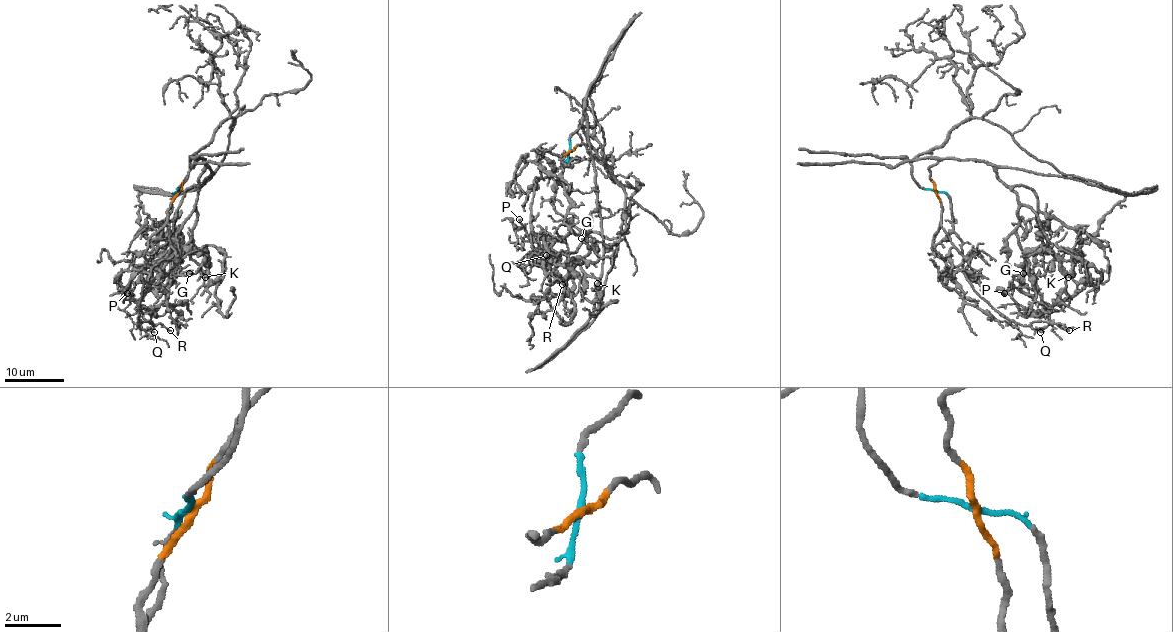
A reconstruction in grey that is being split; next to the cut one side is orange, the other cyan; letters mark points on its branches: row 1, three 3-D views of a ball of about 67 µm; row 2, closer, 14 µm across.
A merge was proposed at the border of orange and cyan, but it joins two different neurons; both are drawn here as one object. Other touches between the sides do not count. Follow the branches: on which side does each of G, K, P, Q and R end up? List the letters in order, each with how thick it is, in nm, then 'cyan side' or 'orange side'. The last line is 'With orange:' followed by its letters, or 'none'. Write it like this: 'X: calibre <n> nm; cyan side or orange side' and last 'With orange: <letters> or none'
G: calibre 130 nm; orange side
K: calibre 440 nm; orange side
P: calibre 150 nm; orange side
Q: calibre 120 nm; cyan side
R: calibre 110 nm; cyan side
With orange: G, K, P

